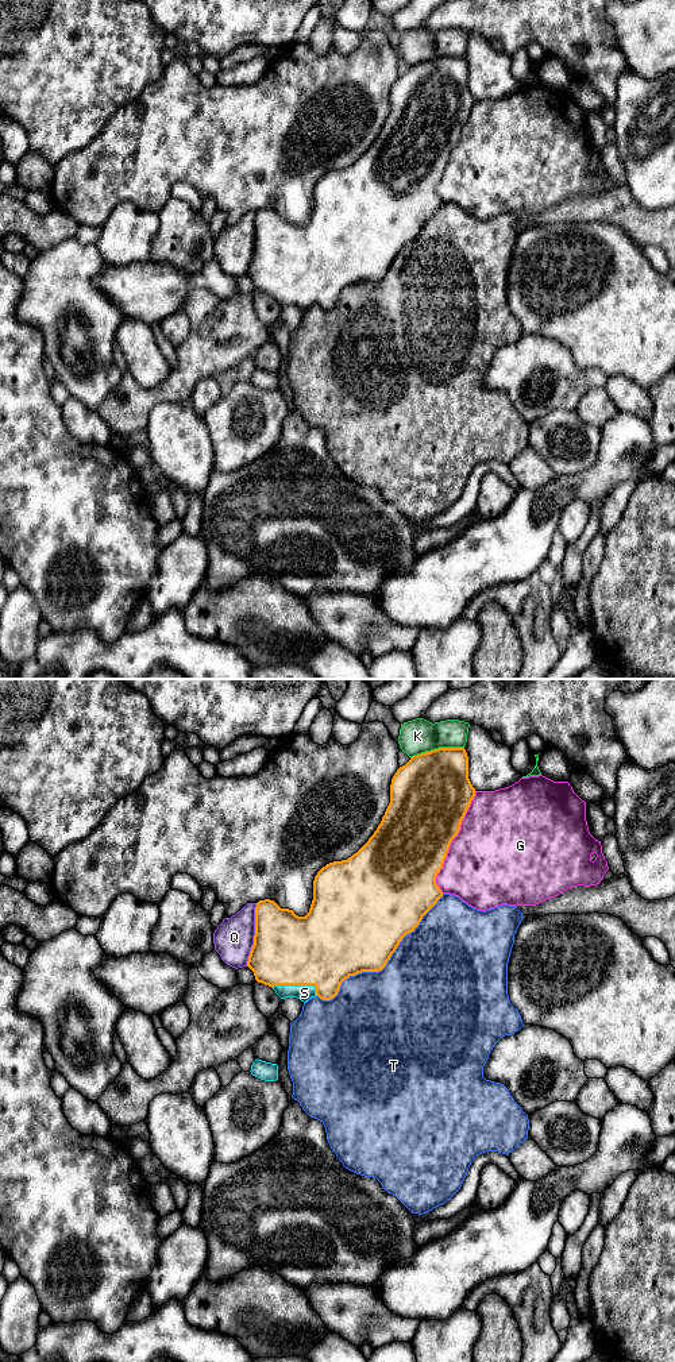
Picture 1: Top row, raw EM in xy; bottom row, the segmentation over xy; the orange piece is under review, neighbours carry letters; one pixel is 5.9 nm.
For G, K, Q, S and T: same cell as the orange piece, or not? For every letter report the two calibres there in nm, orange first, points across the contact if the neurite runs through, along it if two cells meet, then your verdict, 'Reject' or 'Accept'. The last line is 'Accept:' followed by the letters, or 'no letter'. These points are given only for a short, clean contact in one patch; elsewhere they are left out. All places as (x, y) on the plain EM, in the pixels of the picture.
G: Thickness 440 nm (orange) against 480 nm. Reject
K: Thickness 460 nm (orange) against 200 nm. Reject
Q: Thickness 420 nm (orange) against 240 nm. Reject
S: Thickness 440 nm (orange) against 100 nm. Accept
T: Thickness 460 nm (orange) against 500 nm. Reject
Accept: S

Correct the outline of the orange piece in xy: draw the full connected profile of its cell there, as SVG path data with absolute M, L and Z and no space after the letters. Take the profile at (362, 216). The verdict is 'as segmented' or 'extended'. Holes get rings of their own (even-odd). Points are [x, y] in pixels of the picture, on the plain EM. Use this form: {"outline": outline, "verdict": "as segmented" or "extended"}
{"outline": "M439 57L410 66L393 85L390 112L369 150L347 169L329 171L315 185L313 209L305 225L281 217L270 208L256 212L254 254L247 270L255 289L271 296L281 308L297 306L305 312L315 305L333 308L350 285L382 279L402 247L414 240L423 225L443 205L436 185L475 101L468 88L464 57Z", "verdict": "extended"}

